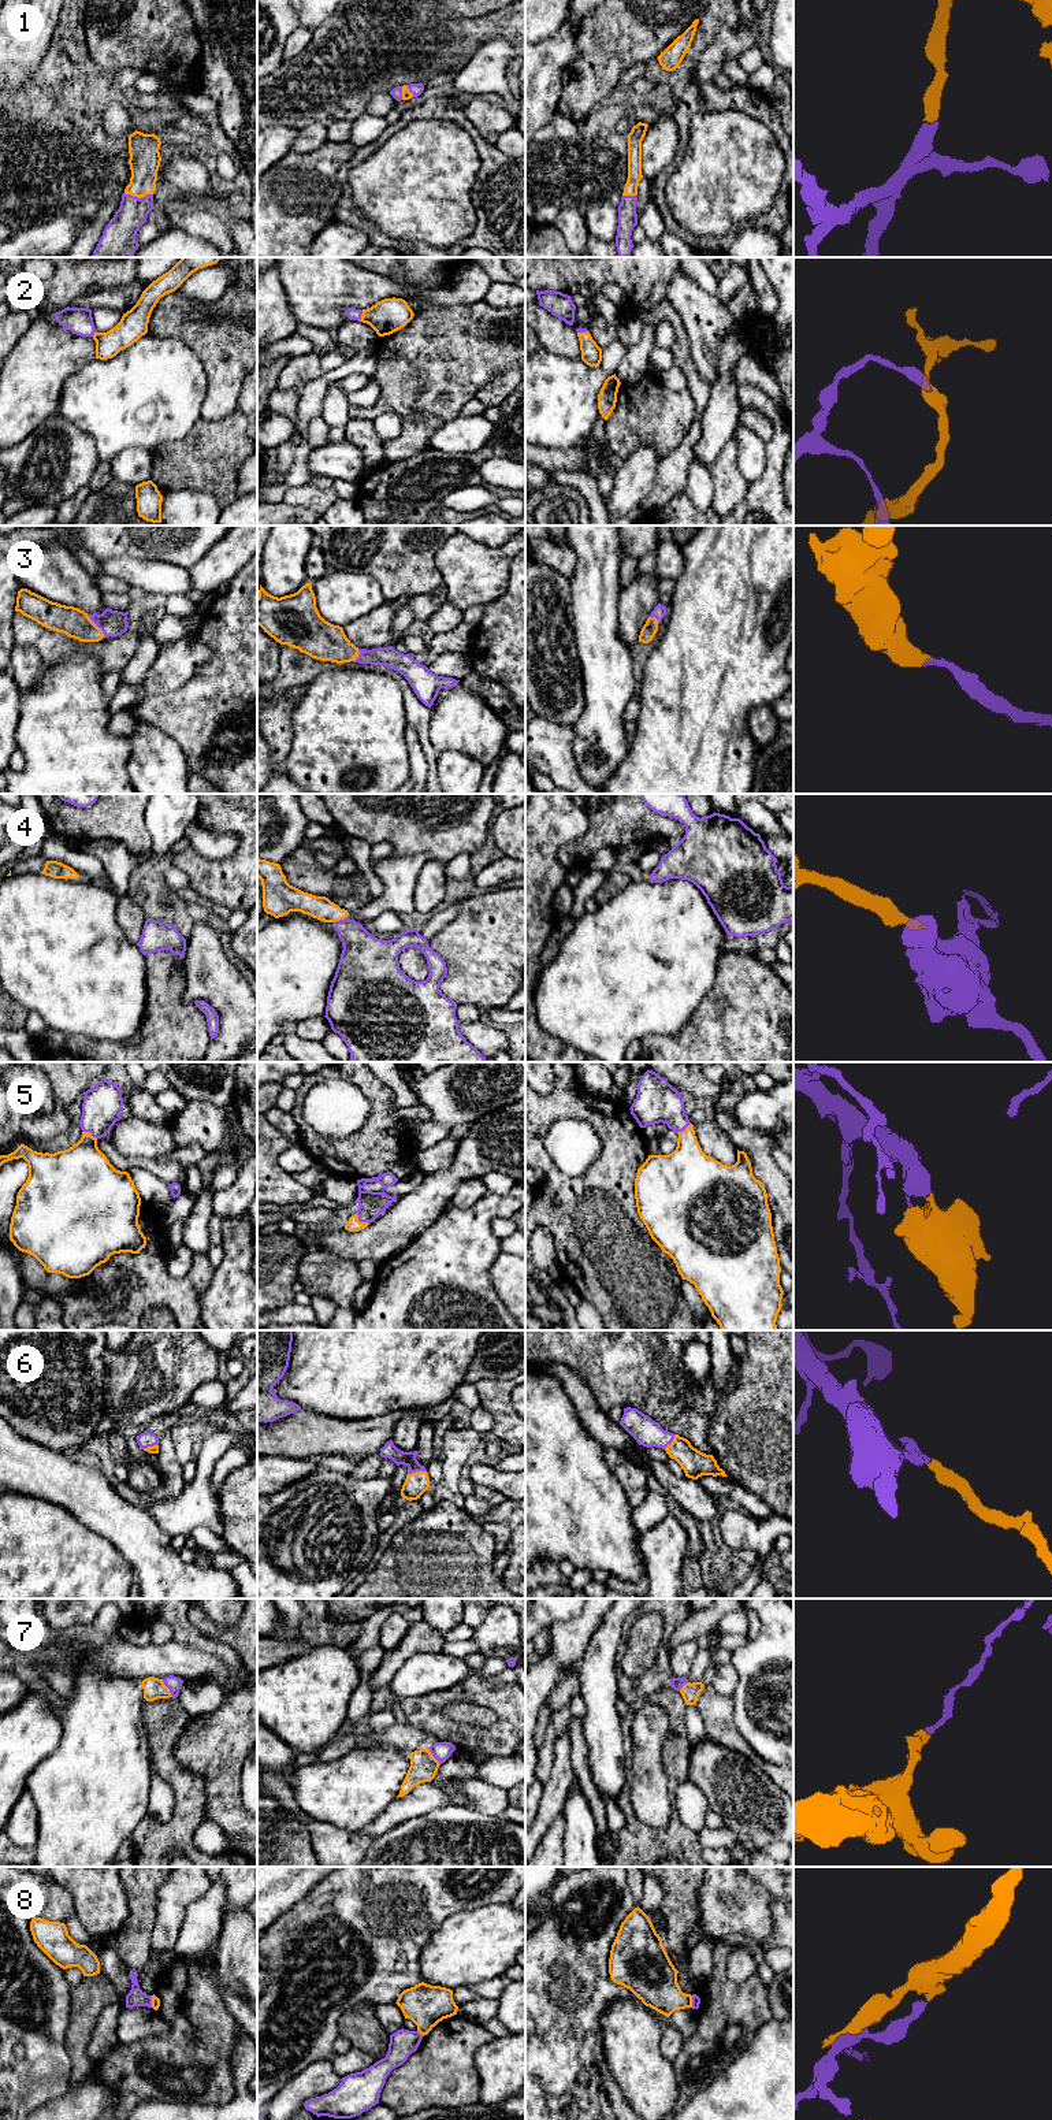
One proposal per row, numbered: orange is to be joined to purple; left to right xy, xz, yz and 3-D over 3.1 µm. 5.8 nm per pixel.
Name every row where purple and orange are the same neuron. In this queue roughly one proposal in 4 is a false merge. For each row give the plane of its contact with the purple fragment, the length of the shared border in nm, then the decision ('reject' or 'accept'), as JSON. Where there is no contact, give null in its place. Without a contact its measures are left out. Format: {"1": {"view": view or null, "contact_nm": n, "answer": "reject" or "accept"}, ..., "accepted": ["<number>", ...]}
{"1": {"view": "xy", "contact_nm": 180, "answer": "accept"}, "2": {"view": "xz", "contact_nm": 70, "answer": "accept"}, "3": {"view": "xy", "contact_nm": 170, "answer": "accept"}, "4": {"view": "xz", "contact_nm": 80, "answer": "accept"}, "5": {"view": "xz", "contact_nm": 110, "answer": "accept"}, "6": {"view": "xz", "contact_nm": 110, "answer": "accept"}, "7": {"view": "xy", "contact_nm": 120, "answer": "reject"}, "8": {"view": "xz", "contact_nm": 50, "answer": "reject"}, "accepted": ["1", "2", "3", "4", "5", "6"]}

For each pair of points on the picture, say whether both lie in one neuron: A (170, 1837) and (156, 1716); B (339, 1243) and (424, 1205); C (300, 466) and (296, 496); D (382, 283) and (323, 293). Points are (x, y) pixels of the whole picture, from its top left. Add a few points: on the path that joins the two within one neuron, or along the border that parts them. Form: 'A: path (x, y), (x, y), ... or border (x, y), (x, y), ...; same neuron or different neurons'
A: path (183, 1807), (183, 1784), (167, 1767), (163, 1747); same neuron
B: path (360, 1243), (379, 1242), (404, 1220); same neuron
C: border (307, 482), (298, 486), (289, 486); different neurons
D: path (367, 288), (338, 288); same neuron

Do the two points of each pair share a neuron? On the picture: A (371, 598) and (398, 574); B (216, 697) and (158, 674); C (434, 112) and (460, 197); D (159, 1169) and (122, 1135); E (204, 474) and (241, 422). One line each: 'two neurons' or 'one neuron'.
A: two neurons
B: two neurons
C: two neurons
D: two neurons
E: one neuron

